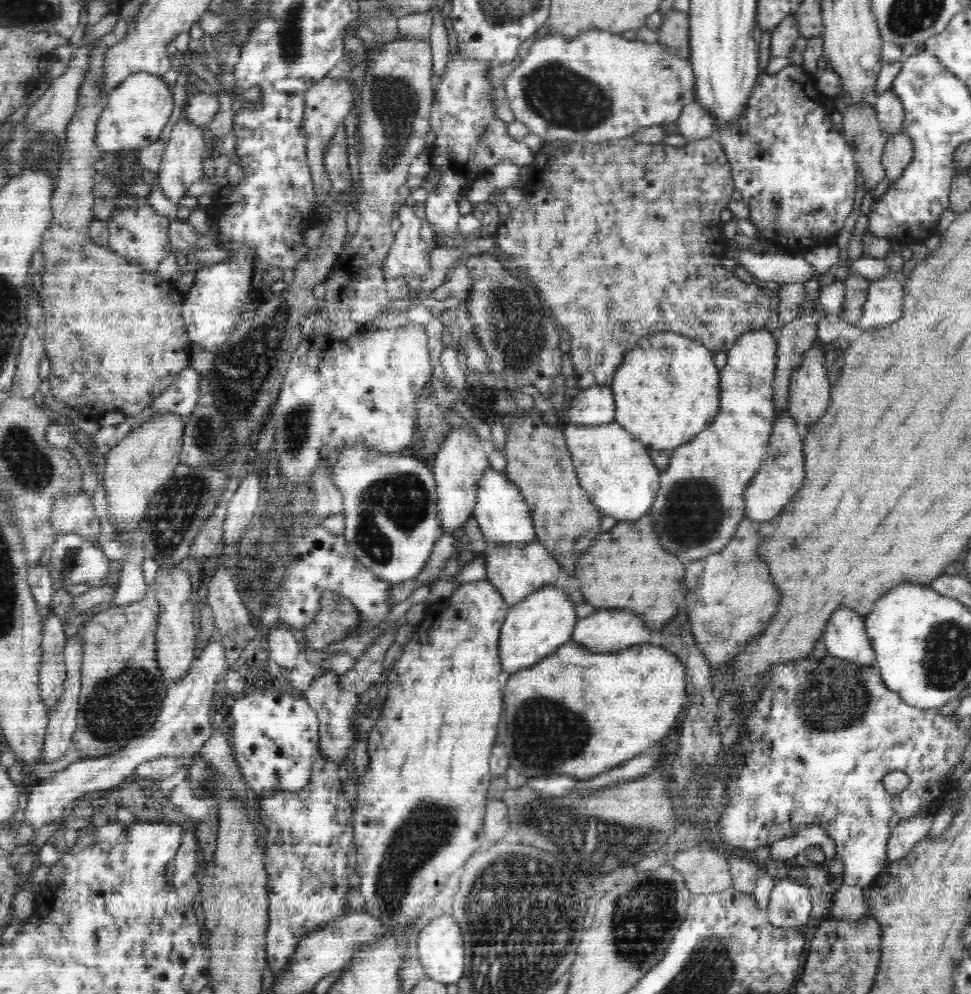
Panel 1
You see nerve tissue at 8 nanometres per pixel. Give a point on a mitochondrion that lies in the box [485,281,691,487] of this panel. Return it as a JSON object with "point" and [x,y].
{"point":[514,333]}

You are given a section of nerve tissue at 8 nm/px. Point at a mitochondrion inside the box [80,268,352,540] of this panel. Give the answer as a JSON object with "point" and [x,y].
{"point":[242,374]}

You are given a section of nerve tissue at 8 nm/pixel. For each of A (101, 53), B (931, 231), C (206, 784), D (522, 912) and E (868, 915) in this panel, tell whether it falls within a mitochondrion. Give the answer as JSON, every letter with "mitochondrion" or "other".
{"A":"other","B":"other","C":"mitochondrion","D":"mitochondrion","E":"other"}

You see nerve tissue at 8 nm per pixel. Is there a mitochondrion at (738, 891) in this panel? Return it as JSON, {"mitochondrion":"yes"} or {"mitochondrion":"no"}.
{"mitochondrion":"no"}

